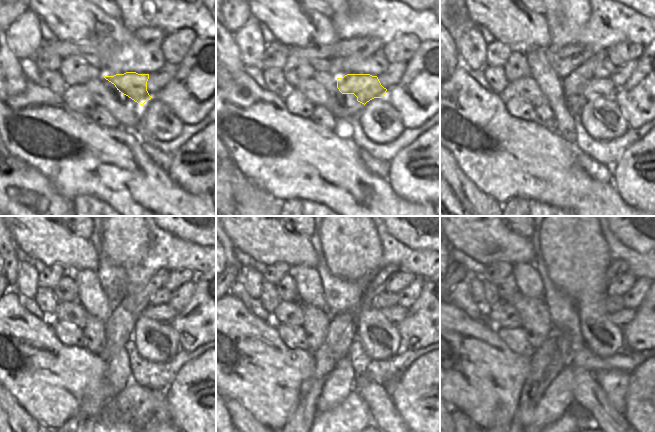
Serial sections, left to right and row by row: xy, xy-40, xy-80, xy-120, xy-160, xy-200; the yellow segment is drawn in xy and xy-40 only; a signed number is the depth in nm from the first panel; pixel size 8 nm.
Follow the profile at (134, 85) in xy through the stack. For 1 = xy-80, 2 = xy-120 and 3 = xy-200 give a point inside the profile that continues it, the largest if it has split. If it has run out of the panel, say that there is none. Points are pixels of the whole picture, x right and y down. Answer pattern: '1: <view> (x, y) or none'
1: xy-80 (603, 87)
2: xy-120 (164, 313)
3: xy-200 (621, 318)

